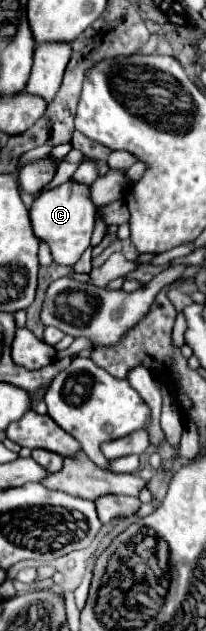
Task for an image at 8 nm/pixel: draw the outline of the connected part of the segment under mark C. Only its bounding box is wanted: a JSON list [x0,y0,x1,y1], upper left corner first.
[30,180,98,266]

